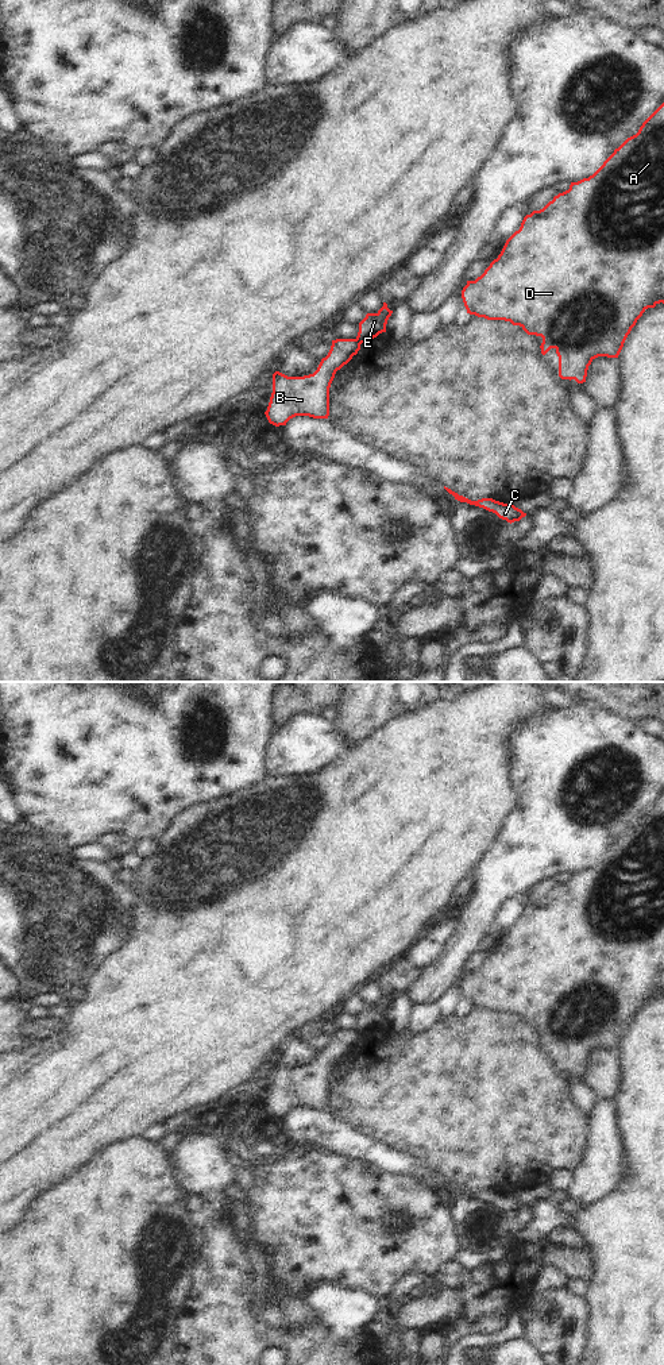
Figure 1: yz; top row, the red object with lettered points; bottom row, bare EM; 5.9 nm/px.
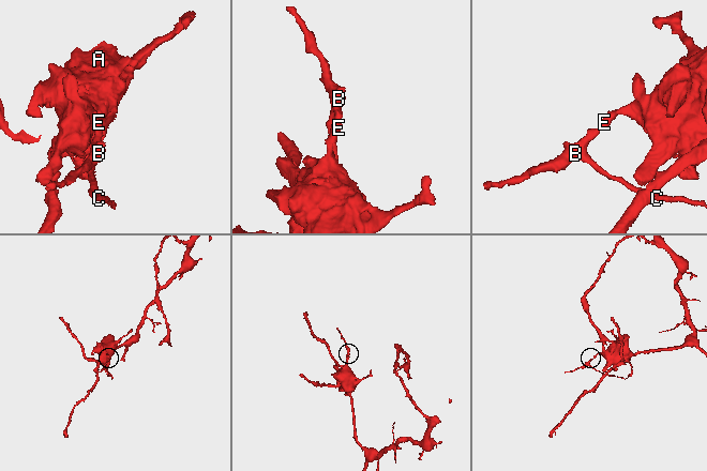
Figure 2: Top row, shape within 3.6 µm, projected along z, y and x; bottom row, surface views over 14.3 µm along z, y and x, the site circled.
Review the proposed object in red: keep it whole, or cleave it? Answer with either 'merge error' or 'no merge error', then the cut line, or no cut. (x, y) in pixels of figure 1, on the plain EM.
merge error; cut in yz along (355, 1030), (361, 1034)

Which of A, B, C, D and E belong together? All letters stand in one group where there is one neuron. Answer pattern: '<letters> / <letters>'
A D E / B C

